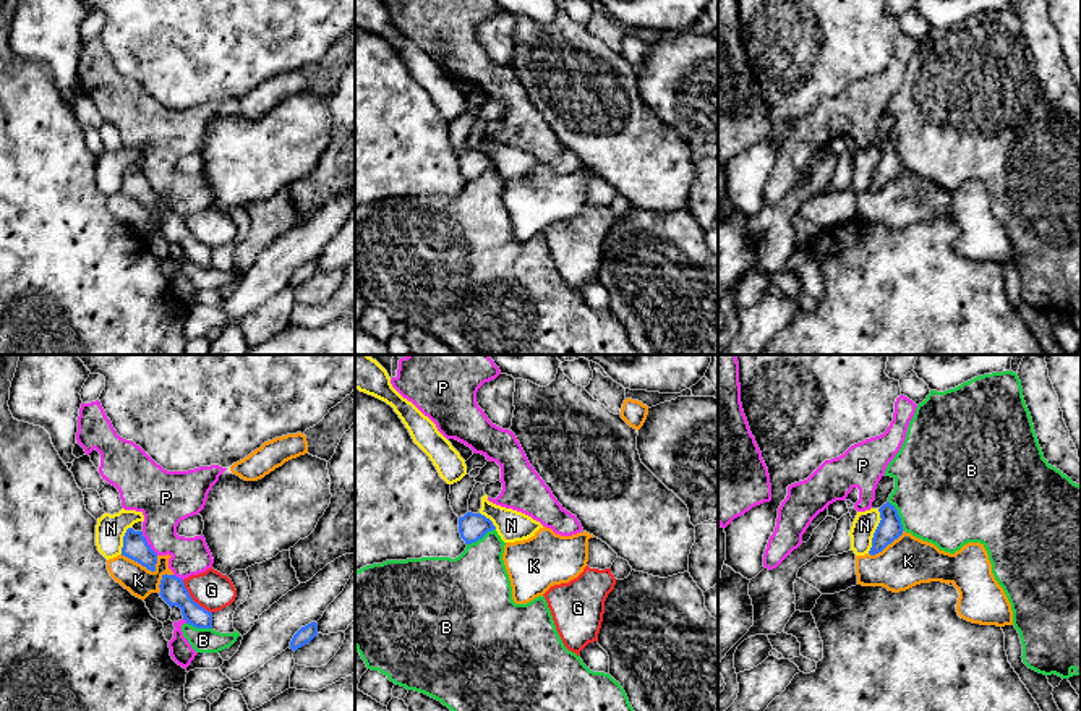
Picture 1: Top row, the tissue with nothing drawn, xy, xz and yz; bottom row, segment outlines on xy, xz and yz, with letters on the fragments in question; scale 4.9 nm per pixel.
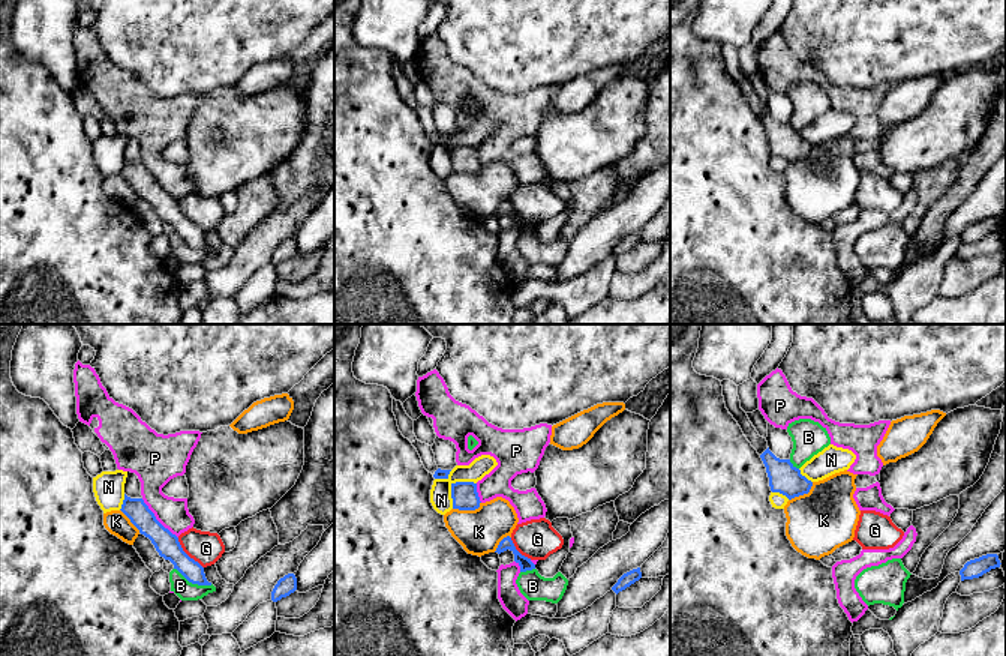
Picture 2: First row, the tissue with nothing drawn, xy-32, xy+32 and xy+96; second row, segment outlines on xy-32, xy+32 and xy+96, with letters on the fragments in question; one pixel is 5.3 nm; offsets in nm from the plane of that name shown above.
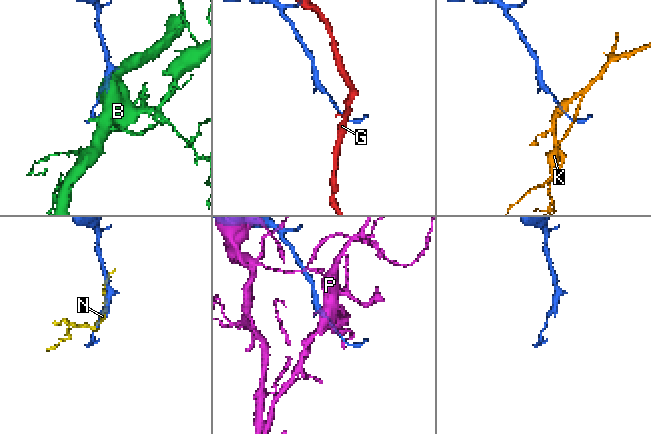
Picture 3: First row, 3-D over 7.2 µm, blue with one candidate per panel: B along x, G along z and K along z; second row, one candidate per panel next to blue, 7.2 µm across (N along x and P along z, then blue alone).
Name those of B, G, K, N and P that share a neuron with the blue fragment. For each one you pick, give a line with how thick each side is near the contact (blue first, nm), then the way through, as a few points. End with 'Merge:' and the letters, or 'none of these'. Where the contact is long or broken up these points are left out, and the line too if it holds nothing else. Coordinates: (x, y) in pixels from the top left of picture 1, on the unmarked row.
Merge: none of these

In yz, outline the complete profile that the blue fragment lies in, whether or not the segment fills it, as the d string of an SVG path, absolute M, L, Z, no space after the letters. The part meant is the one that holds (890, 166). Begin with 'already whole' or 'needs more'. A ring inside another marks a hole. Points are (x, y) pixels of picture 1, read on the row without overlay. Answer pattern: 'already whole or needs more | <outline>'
already whole | M890 139L883 141L880 146L880 160L872 175L870 193L882 189L888 181L903 172L901 155L898 147Z

